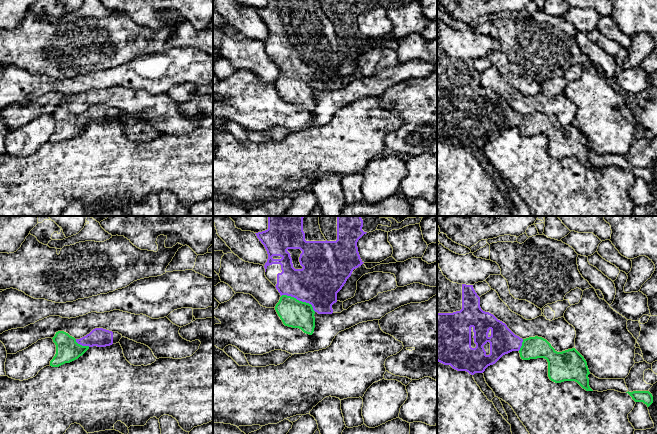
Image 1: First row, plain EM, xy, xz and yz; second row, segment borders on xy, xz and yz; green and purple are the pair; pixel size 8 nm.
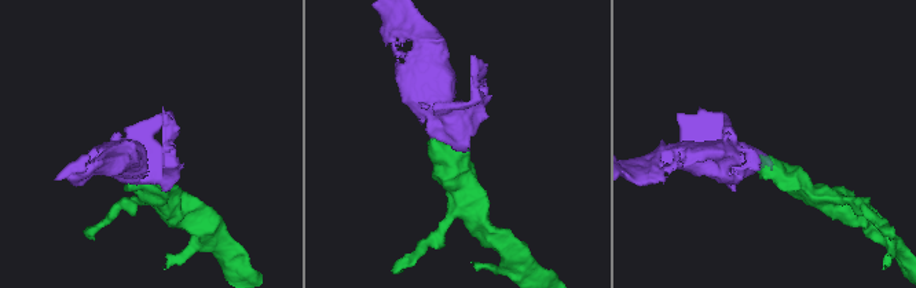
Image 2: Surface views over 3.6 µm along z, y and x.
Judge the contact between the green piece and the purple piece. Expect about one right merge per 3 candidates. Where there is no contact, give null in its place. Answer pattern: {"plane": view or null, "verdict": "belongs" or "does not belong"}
{"plane": "xz", "verdict": "belongs"}

